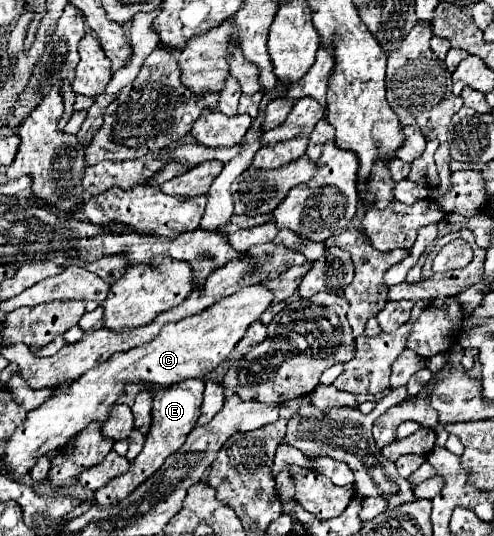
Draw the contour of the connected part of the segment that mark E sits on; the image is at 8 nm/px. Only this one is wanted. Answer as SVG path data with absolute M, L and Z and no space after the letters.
M195 378L195 380L185 380L185 382L169 386L169 388L161 388L153 394L153 424L151 424L151 432L145 440L143 452L131 462L127 474L113 478L109 482L109 486L95 492L95 502L99 506L113 506L113 504L121 502L123 498L127 498L137 486L141 486L141 482L151 478L163 466L163 462L167 460L169 454L177 452L185 444L185 438L197 424L197 418L201 412L203 386L205 386L203 380Z

